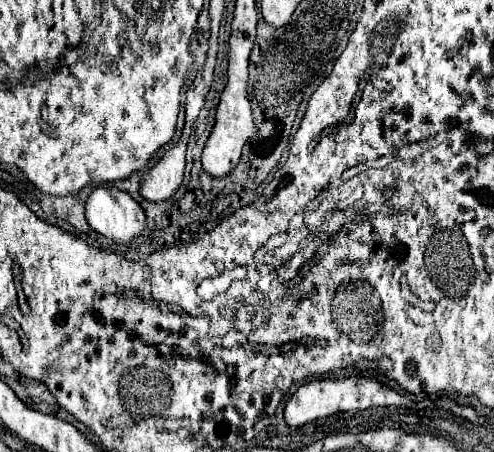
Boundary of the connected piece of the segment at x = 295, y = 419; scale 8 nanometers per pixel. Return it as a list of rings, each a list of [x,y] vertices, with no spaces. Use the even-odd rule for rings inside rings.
[[[347,378],[347,380],[313,380],[309,384],[303,384],[285,404],[285,422],[293,428],[315,422],[317,418],[327,418],[339,412],[355,412],[355,410],[367,410],[367,408],[379,408],[379,406],[405,406],[405,398],[397,394],[395,390],[379,384],[371,378]]]

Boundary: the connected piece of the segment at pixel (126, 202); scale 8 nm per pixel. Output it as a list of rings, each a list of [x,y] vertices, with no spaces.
[[[113,186],[91,190],[85,202],[85,218],[95,232],[115,242],[129,242],[145,228],[143,208],[127,192]]]

